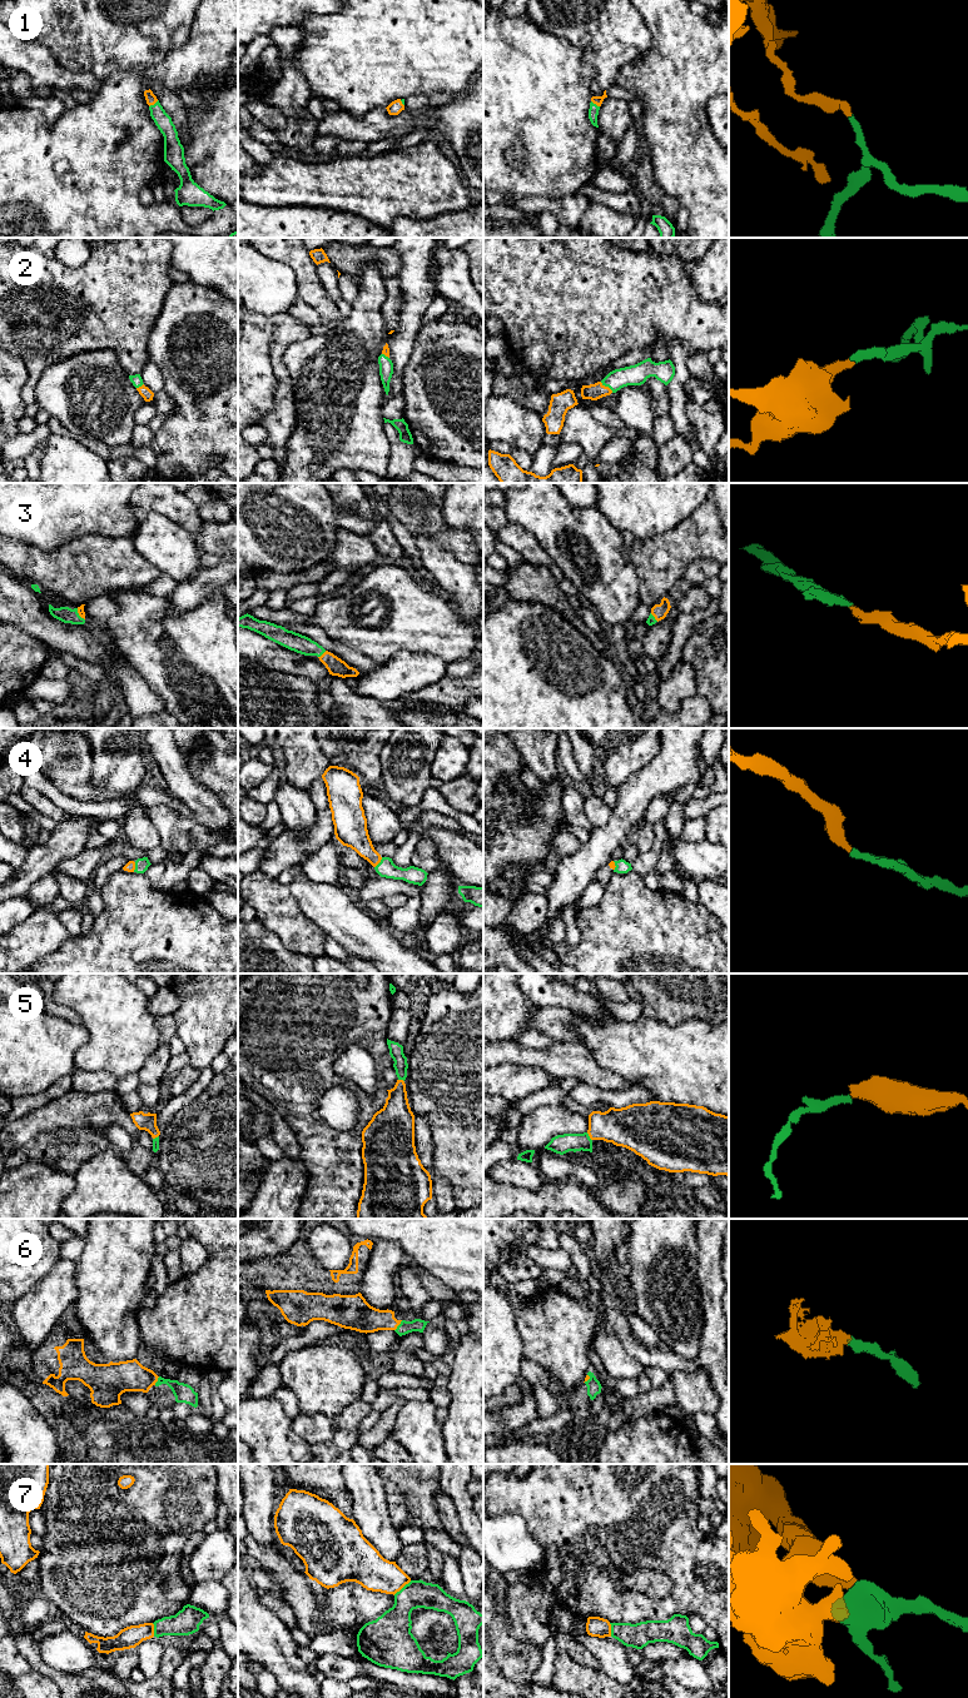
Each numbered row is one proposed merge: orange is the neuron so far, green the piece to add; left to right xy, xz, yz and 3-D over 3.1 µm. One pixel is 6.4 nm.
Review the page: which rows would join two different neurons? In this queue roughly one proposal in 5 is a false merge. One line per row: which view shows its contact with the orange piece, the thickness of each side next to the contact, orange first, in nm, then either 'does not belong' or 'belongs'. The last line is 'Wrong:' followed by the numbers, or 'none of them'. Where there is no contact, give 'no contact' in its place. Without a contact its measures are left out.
1: meets orange in xy; 70 nm thick on the orange side, 100 nm on the other; belongs
2: meets orange in yz; 110 nm thick on the orange side, 130 nm on the other; belongs
3: meets orange in xz; 110 nm thick on the orange side, 120 nm on the other; belongs
4: meets orange in xz; 180 nm thick on the orange side, 110 nm on the other; belongs
5: meets orange in yz; 260 nm thick on the orange side, 130 nm on the other; belongs
6: meets orange in xz; 190 nm thick on the orange side, 80 nm on the other; belongs
7: meets orange in xz; 240 nm thick on the orange side, 200 nm on the other; does not belong
Wrong: 7

